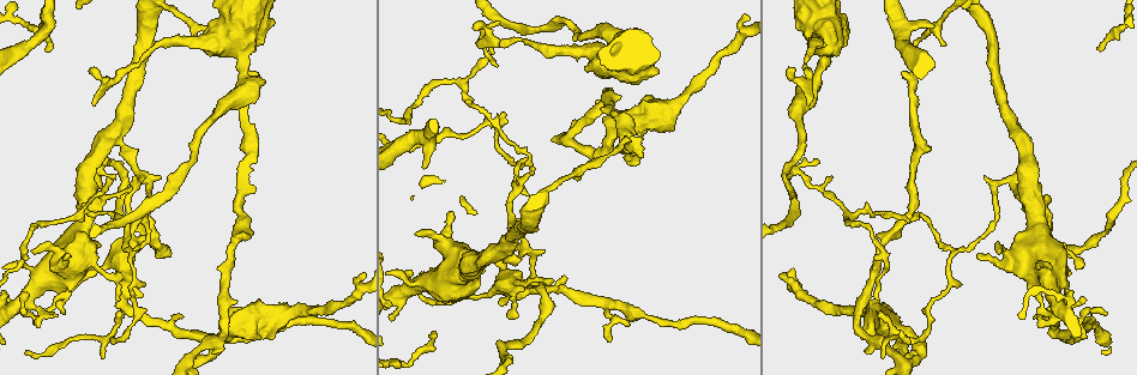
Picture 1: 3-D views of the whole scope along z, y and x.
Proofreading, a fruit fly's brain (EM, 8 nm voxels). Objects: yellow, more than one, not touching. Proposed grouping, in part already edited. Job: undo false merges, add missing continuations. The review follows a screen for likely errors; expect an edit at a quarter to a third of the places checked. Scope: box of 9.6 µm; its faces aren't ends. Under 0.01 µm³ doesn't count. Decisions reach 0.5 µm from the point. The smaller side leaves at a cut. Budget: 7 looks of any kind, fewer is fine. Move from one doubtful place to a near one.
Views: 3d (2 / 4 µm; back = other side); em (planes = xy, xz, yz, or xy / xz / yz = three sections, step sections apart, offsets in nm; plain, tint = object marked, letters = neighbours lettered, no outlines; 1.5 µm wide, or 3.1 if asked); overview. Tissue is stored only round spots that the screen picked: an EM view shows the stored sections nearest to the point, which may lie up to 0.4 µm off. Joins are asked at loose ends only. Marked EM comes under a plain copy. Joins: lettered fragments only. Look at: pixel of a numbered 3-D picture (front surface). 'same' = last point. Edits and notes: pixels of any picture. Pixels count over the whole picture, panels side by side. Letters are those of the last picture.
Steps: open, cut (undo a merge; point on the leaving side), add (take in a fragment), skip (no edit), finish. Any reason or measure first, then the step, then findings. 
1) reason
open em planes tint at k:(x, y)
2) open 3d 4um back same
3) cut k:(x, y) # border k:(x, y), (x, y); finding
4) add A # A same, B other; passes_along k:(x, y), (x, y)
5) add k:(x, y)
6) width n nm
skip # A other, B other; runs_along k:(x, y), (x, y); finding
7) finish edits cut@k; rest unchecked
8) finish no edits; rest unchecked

free end
open 3d 2um at 1:(795, 70)

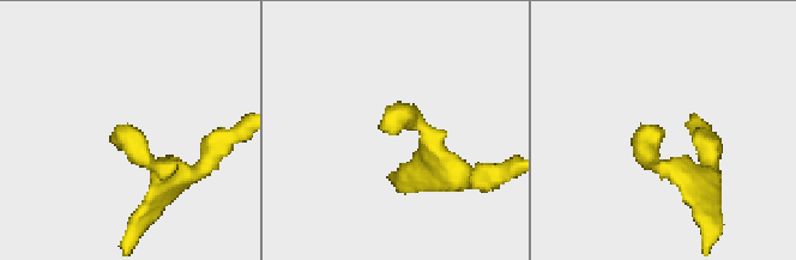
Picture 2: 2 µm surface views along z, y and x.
open em planes letters at 2:(652, 133)

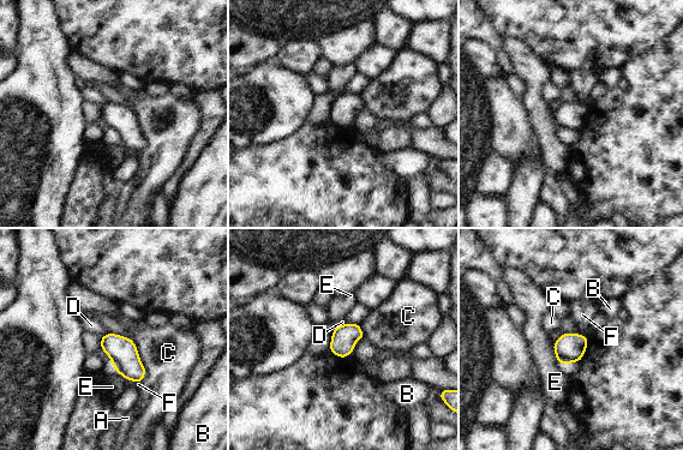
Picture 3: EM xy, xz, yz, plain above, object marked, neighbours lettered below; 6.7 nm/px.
width 170 nm
skip # A other, B other, C other, D other, E other, F other; none of them fits

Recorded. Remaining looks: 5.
branch stops here
open em xz step 8 tint at 1:(830, 176)

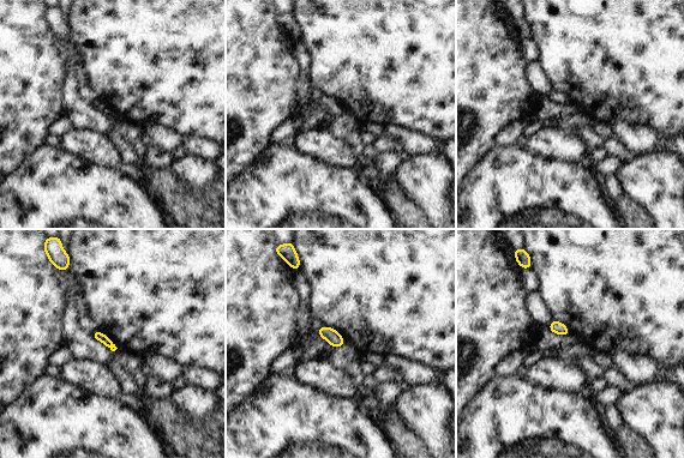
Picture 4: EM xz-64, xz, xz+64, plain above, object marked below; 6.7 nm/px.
open em planes letters same

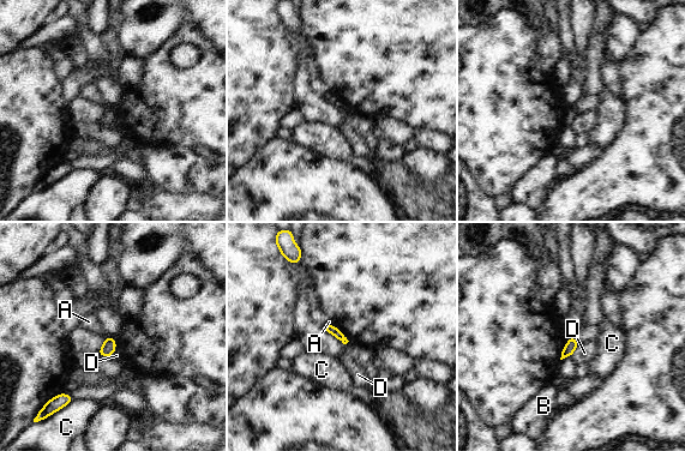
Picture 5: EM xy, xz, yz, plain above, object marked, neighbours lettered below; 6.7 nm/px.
longest_contact D 100 nm
skip # A other, B other, C other, D other; border 5:(578, 344), (571, 356); none of them fits

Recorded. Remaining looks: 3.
thin end
open em xy step 4 tint at 1:(881, 312)

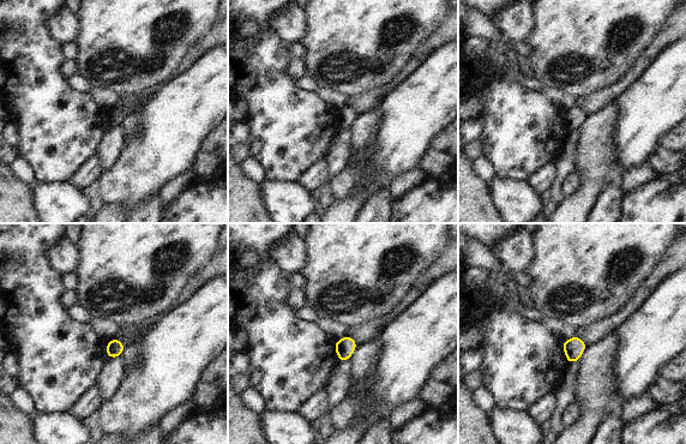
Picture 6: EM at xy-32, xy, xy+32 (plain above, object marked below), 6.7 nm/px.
open em planes letters same

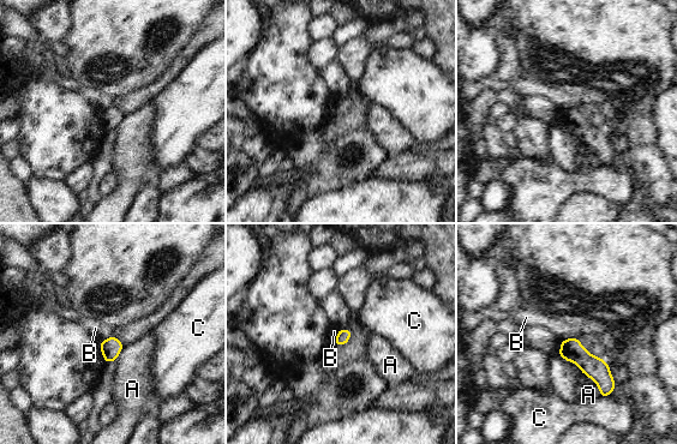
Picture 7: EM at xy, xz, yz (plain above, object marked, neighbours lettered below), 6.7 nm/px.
longest_contact A 220 nm
skip # A other, B other, C other; runs_along 7:(565, 342), (605, 382), (609, 391); none of them fits

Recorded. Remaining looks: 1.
finish no edits; rest unchecked

